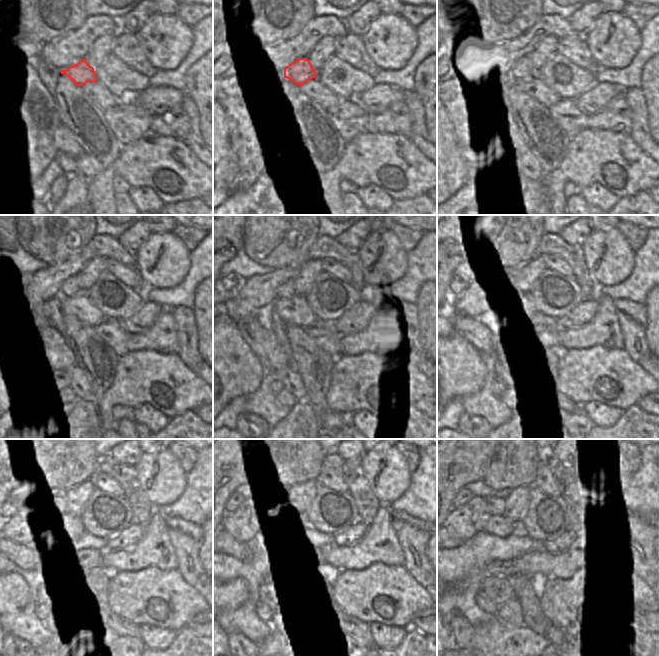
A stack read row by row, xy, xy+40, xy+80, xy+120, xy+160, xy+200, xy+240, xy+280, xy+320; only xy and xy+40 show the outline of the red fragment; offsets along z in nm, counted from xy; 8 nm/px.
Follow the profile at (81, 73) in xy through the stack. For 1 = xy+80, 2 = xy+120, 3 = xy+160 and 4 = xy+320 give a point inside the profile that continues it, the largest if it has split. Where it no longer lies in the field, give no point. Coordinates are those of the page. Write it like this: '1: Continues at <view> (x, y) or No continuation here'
1: Continues at xy+80 (522, 69)
2: Continues at xy+120 (69, 288)
3: Continues at xy+160 (286, 290)
4: Continues at xy+320 (497, 525)

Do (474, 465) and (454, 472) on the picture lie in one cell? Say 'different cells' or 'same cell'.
same cell

